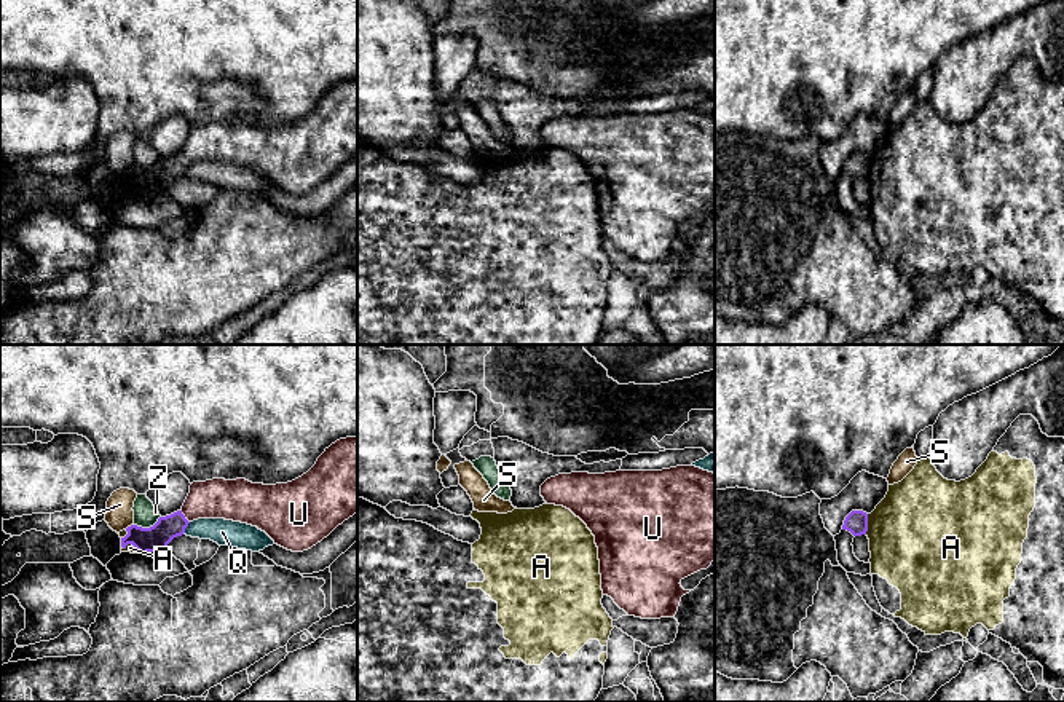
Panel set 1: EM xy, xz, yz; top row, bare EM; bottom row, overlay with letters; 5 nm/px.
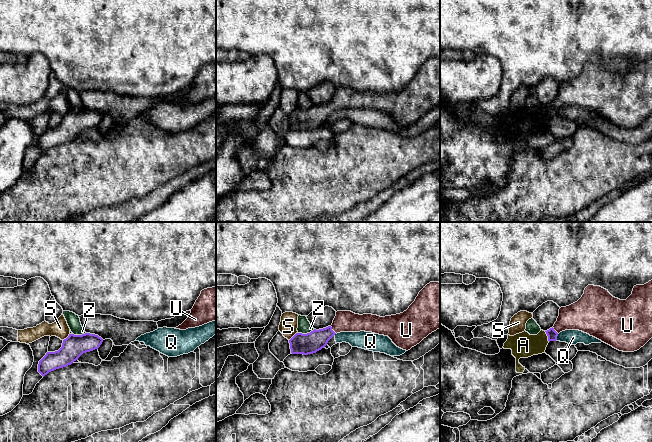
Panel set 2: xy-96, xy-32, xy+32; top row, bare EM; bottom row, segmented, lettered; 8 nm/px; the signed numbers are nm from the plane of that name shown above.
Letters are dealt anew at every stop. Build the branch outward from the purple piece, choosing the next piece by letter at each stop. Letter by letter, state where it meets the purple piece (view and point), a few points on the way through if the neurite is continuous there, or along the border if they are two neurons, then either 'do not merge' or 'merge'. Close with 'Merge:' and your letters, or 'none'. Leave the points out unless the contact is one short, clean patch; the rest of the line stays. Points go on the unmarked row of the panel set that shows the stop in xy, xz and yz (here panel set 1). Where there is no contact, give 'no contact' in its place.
A: contact yz (866, 166); border yz (868, 157), (868, 173), (865, 176); do not merge
Q: contact xy (185, 169); border xy (190, 165), (182, 176); do not merge
S: contact xy (128, 169); border xy (133, 166), (125, 171); do not merge
U: contact xy (184, 158); way xy (145, 182), (158, 179), (184, 158), (200, 145), (217, 141); merge
Z: contact xy (147, 171); border xy (160, 158), (149, 169), (134, 168); do not merge
Merge: U

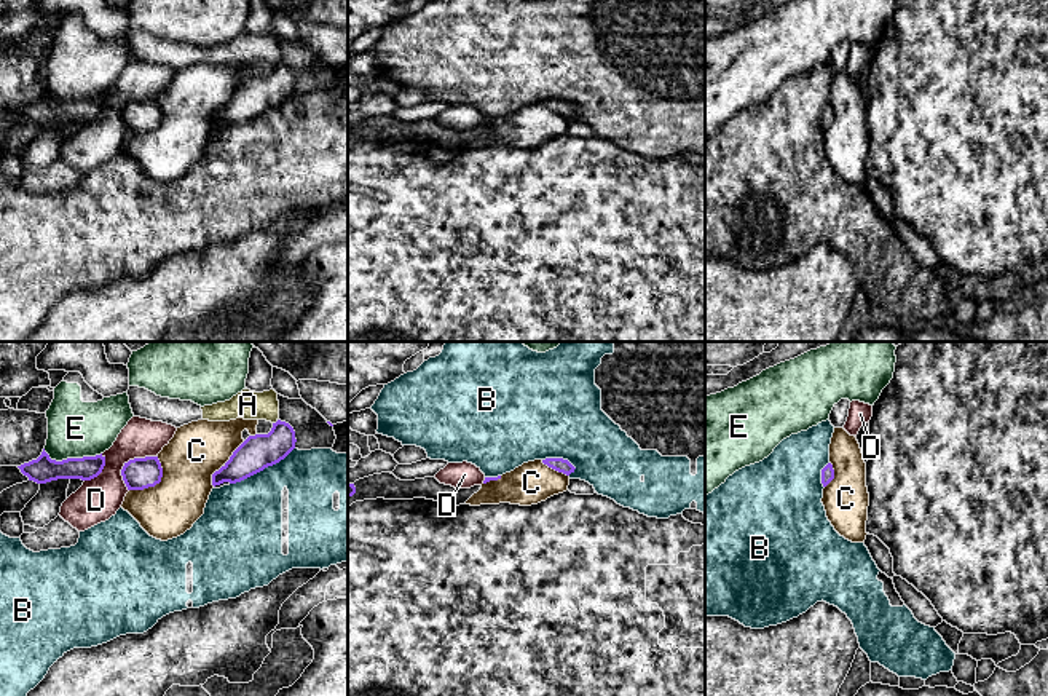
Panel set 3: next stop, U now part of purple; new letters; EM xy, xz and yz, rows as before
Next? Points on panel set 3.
A: contact xy (276, 64); do not merge
B: contact xy (262, 112); do not merge
C: contact xy (157, 125); do not merge
D: contact xy (128, 104); border xy (157, 98), (133, 101), (123, 109), (122, 122), (128, 133); do not merge
E: contact xy (72, 101); do not merge
Merge: none

